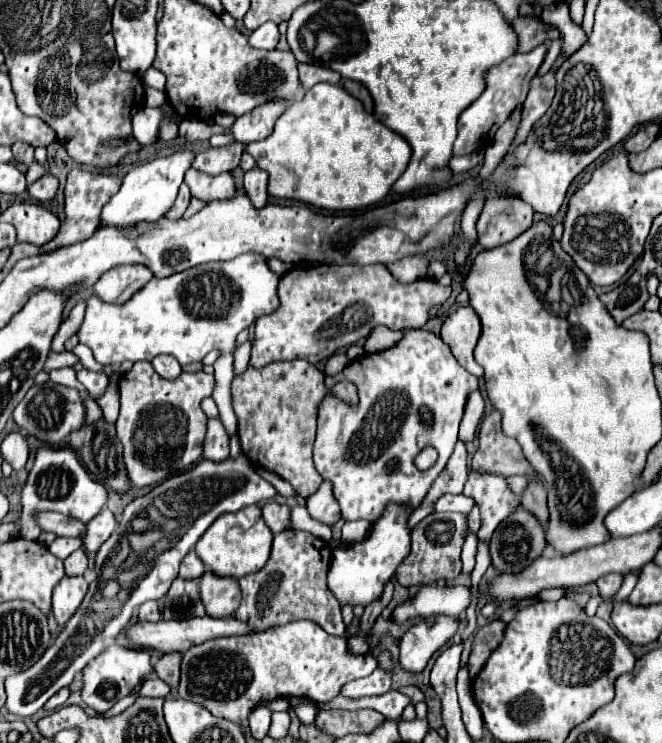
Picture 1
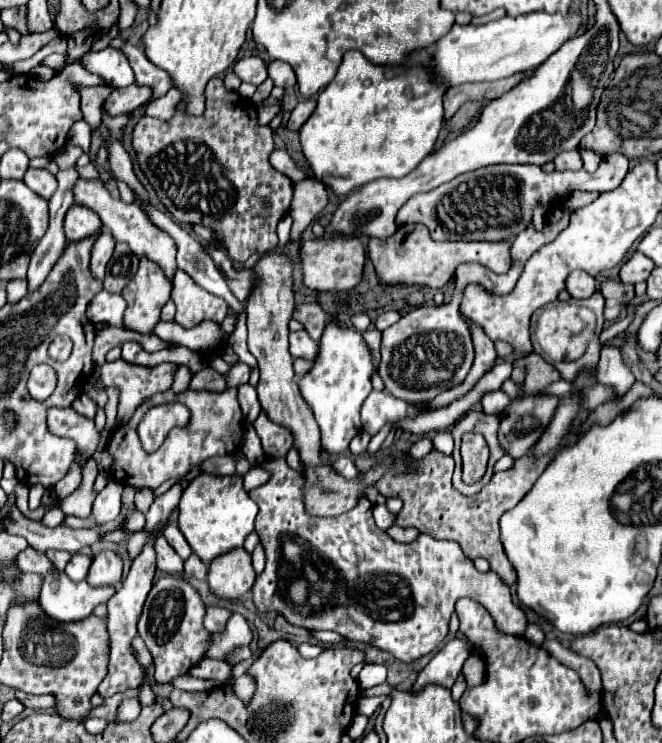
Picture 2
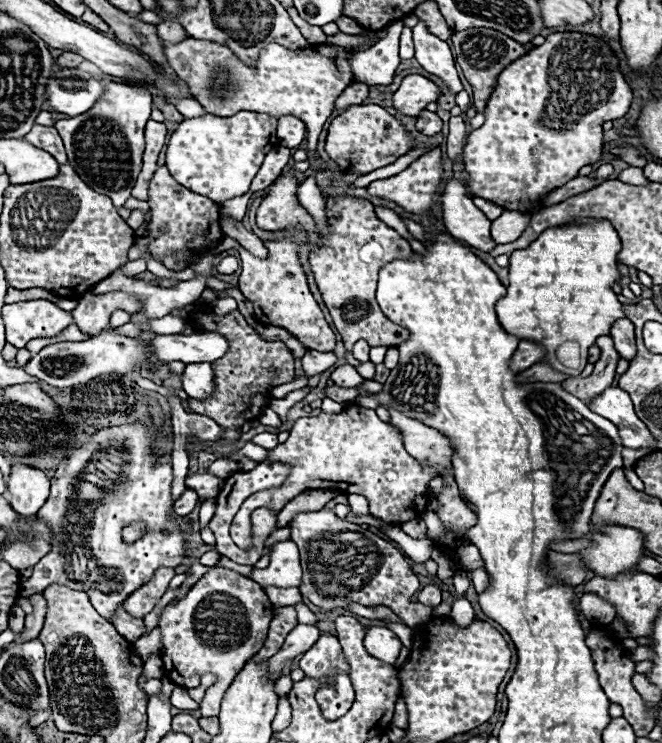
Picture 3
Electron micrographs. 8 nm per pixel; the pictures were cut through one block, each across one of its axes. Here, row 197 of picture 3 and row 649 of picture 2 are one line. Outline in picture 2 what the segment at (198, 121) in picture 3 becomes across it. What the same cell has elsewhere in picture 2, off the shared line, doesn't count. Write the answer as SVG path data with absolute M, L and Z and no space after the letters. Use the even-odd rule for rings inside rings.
M232 614L226 628L222 632L214 632L208 650L204 652L204 658L228 662L228 656L242 646L250 646L252 642L252 630L250 624L242 614Z

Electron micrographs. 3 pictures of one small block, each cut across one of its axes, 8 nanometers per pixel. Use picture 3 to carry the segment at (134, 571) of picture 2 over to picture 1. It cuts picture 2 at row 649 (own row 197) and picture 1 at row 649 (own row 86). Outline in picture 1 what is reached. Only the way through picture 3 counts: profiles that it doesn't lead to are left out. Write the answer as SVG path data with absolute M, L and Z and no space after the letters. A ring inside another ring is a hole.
M114 644L108 650L104 650L100 656L96 656L88 666L82 670L82 702L90 706L96 712L110 710L120 698L128 696L132 688L152 670L150 654L144 648L128 648Z

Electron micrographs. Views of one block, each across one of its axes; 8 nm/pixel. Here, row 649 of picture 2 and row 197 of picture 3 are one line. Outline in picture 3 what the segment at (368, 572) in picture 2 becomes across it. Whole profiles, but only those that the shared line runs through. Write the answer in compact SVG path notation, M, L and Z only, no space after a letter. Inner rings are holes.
M434 148L430 152L426 152L424 156L420 156L418 160L414 160L406 170L402 170L400 174L386 178L386 180L374 180L366 186L368 194L396 202L398 206L402 206L406 212L412 214L426 214L432 210L434 206L434 198L438 194L438 184L442 180L442 154L440 148Z

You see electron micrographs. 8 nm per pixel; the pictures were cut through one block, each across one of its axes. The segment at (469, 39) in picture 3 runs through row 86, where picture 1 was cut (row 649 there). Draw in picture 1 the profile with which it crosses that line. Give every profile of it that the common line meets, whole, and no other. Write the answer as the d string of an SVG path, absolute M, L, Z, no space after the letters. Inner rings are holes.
M494 620L482 628L478 628L478 632L474 634L474 644L472 644L472 654L468 660L468 668L470 668L470 676L474 678L482 666L486 664L488 656L496 650L496 646L500 644L502 636L504 636L504 628L506 624L500 620Z

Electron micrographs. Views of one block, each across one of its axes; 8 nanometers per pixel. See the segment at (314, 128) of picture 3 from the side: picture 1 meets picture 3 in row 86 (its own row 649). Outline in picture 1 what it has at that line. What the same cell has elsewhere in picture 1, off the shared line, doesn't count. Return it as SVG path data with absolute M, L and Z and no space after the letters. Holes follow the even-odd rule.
M296 620L284 626L274 626L262 634L250 636L234 636L234 638L216 638L198 646L192 646L182 658L182 678L178 686L178 694L184 700L196 702L210 710L214 716L226 718L230 722L246 722L248 714L260 700L274 698L310 698L314 702L328 702L340 694L346 682L364 678L374 672L378 662L372 654L354 656L346 650L346 636L330 636L312 620Z

